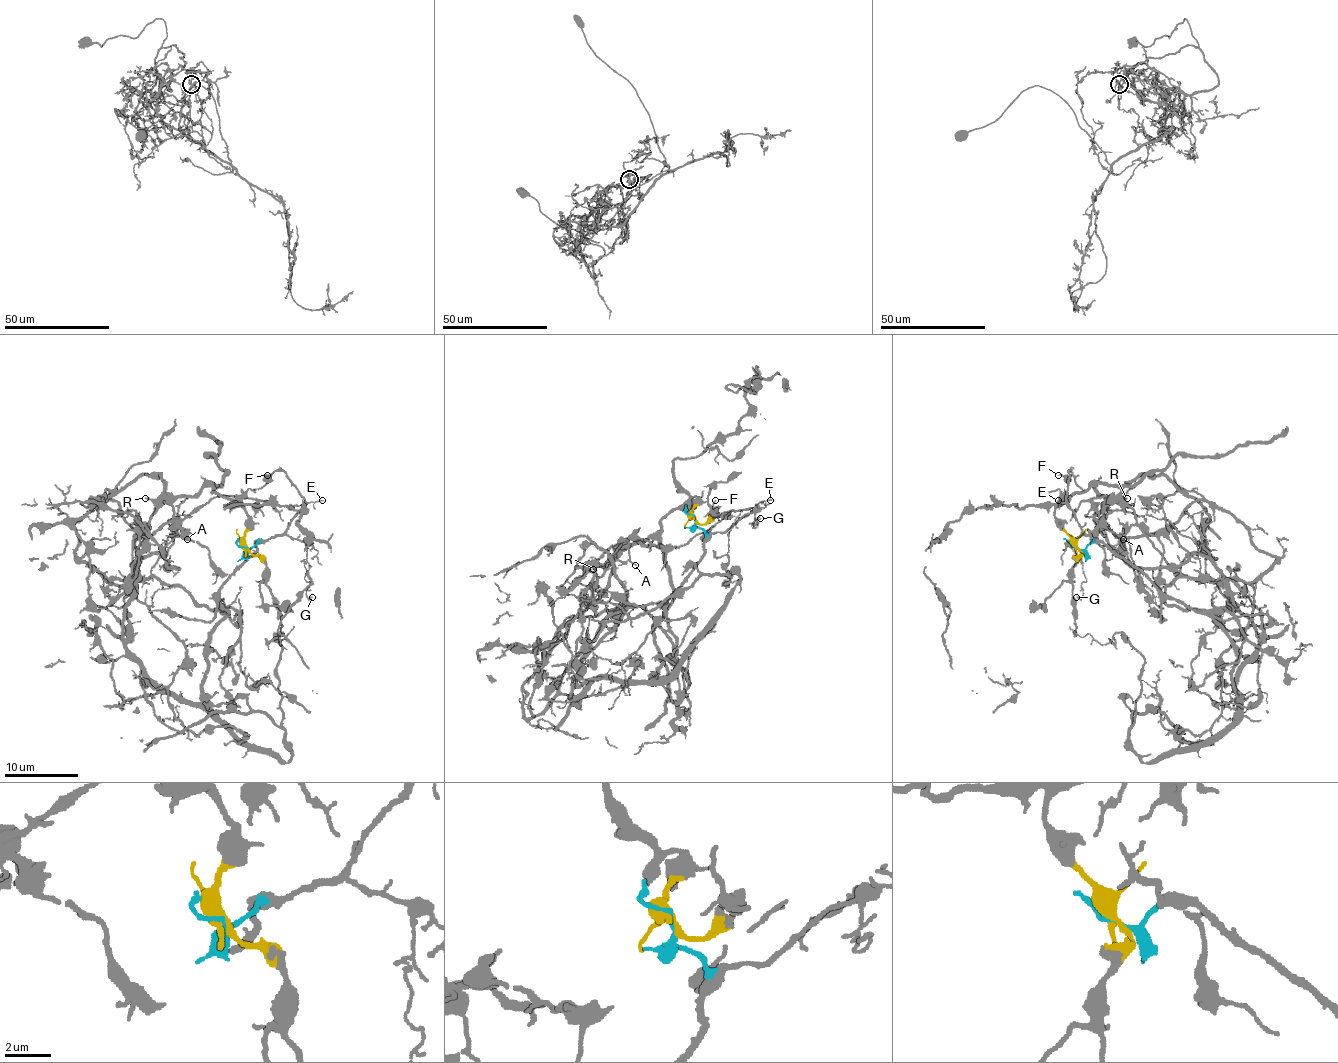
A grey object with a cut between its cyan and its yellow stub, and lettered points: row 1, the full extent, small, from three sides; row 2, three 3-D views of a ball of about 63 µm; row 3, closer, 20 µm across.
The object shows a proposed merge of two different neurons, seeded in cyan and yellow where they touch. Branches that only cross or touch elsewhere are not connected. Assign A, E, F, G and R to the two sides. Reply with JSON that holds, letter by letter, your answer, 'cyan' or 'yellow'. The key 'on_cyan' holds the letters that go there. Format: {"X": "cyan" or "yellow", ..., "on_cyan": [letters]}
{"A": "yellow", "E": "cyan", "F": "cyan", "G": "cyan", "R": "yellow", "on_cyan": ["E", "F", "G"]}

